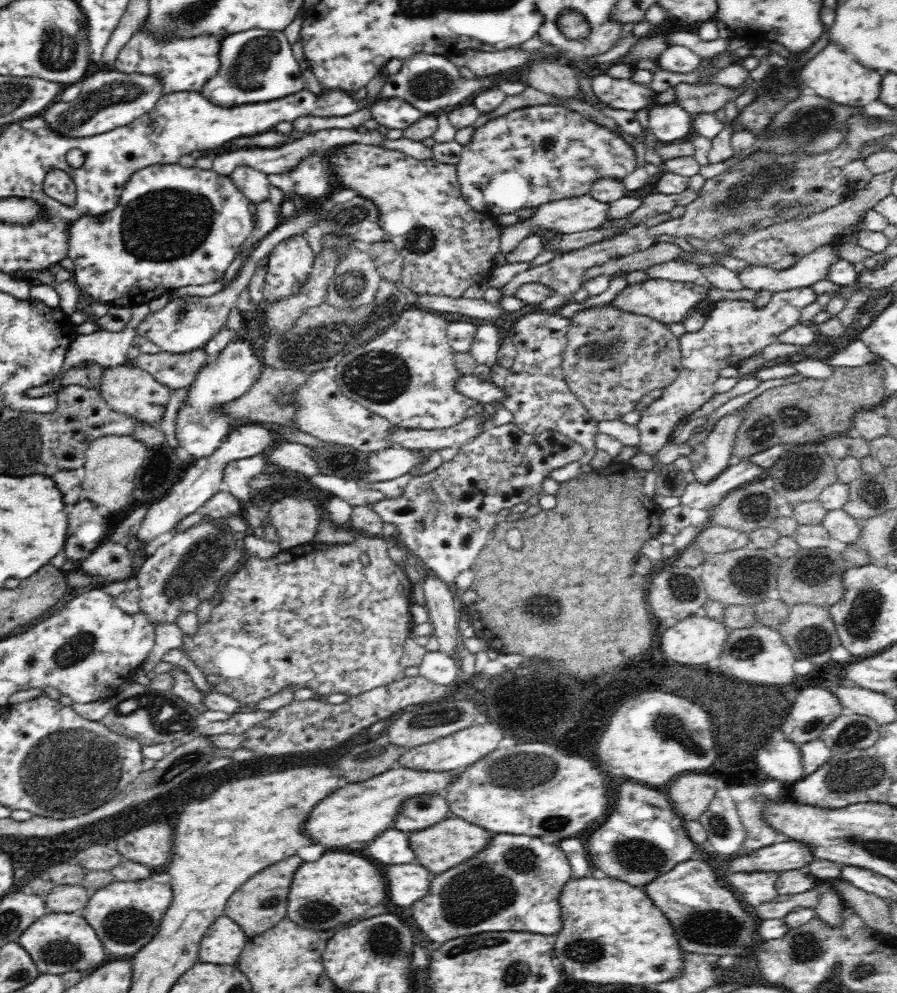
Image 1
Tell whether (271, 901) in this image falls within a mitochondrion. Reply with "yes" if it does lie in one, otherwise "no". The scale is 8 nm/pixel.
yes

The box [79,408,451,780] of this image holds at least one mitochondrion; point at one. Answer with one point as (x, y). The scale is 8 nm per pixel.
(203, 556)

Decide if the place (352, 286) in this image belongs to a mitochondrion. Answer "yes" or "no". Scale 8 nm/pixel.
yes

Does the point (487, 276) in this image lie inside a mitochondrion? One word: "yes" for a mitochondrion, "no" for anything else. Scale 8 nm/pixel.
no

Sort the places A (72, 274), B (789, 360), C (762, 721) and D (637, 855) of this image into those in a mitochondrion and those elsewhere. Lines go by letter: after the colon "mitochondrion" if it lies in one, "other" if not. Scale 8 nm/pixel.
A: other
B: other
C: other
D: mitochondrion

